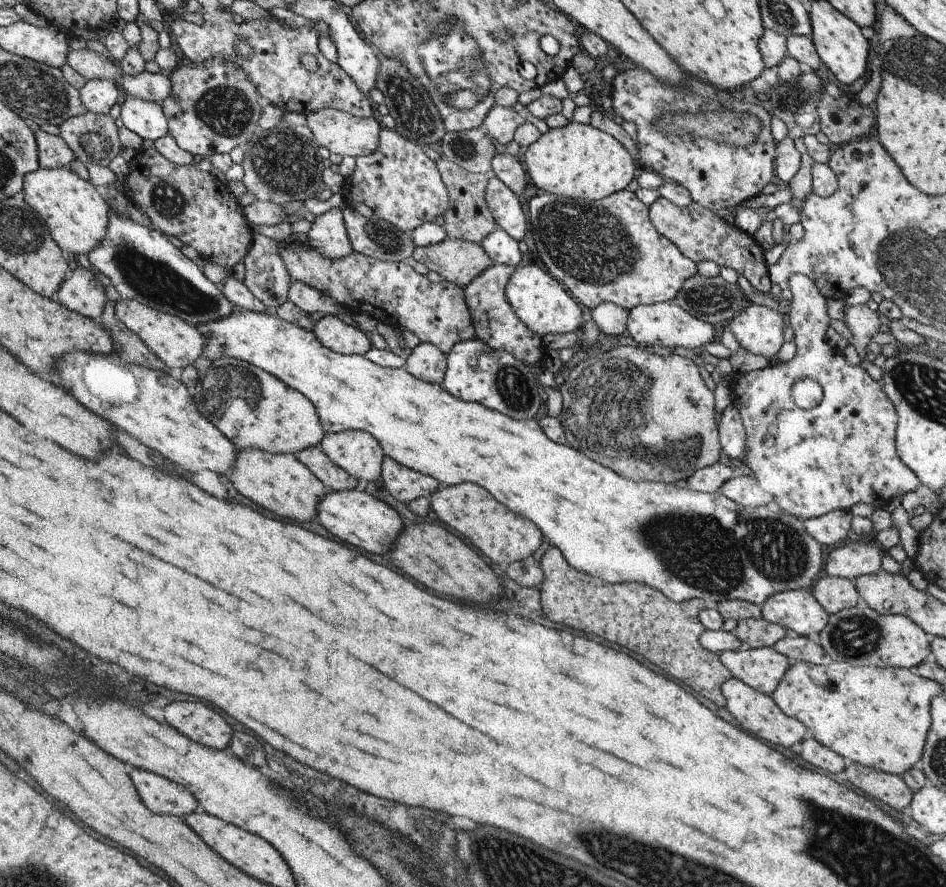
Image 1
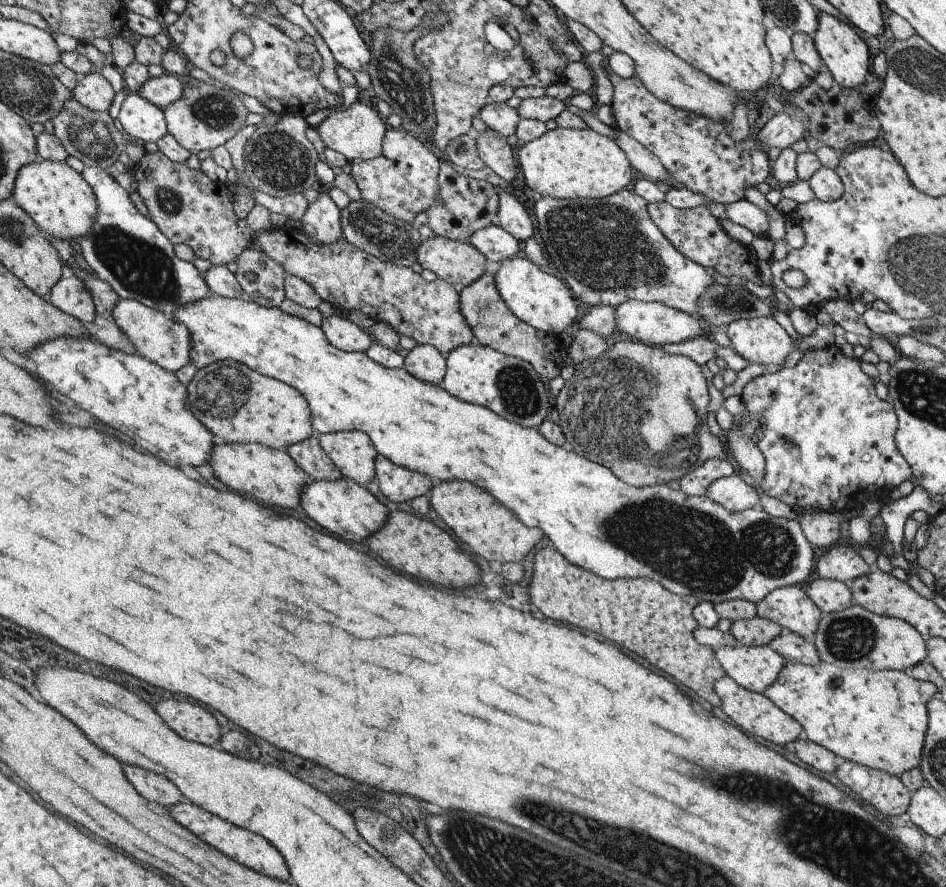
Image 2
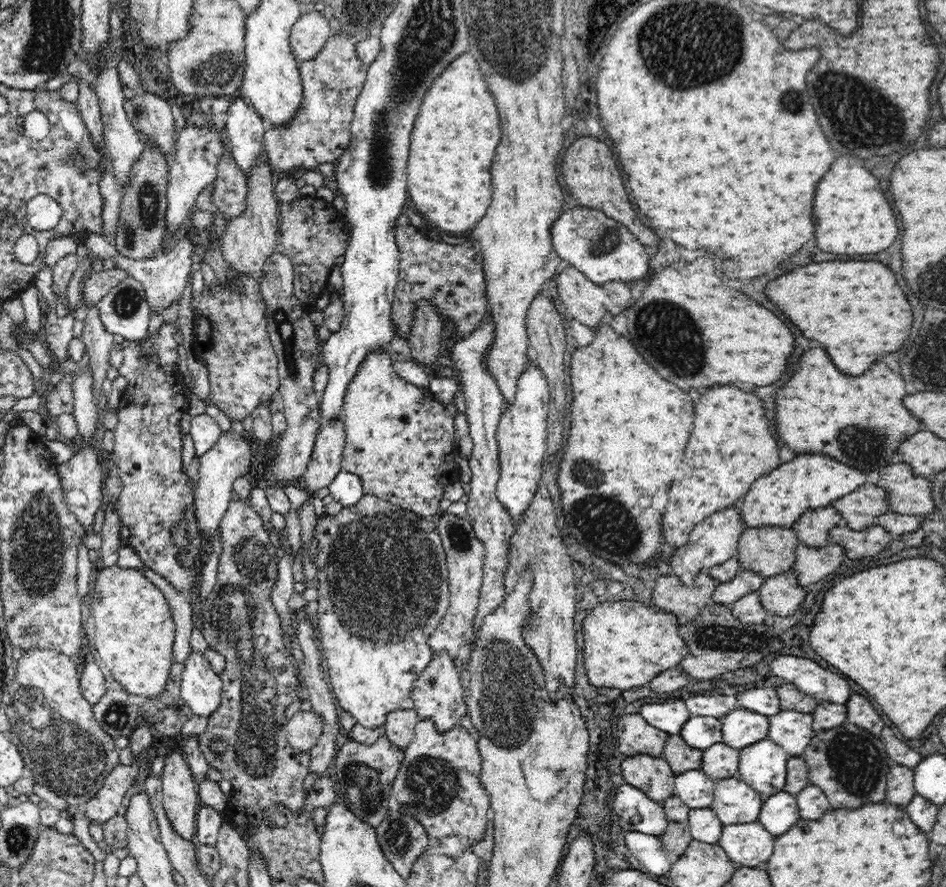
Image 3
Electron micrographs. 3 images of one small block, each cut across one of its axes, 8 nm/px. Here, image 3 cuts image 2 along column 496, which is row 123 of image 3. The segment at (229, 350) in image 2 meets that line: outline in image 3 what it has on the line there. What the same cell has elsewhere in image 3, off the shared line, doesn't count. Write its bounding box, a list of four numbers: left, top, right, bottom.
[407,51,500,234]

